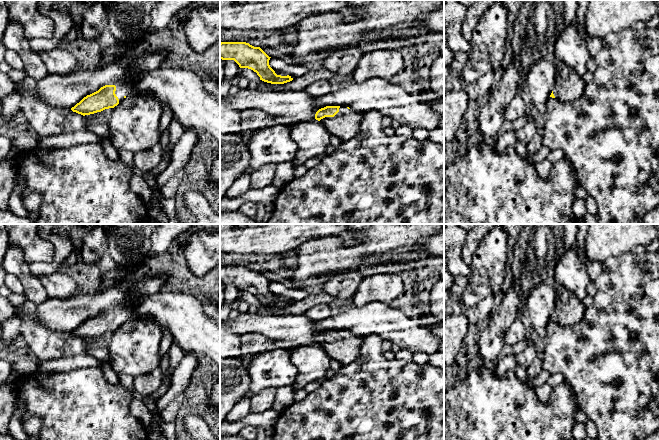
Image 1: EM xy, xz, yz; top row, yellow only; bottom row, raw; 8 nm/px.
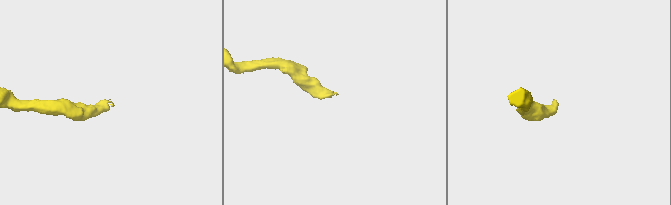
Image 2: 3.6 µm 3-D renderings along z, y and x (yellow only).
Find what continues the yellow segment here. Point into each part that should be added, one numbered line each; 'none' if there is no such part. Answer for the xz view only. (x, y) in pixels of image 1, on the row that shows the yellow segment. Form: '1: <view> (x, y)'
1: xz (345, 124)

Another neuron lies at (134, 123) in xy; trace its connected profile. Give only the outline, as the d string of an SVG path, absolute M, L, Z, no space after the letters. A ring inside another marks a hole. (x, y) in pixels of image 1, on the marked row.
M150 92L124 98L112 109L107 124L117 150L137 153L151 149L159 140L162 106Z

